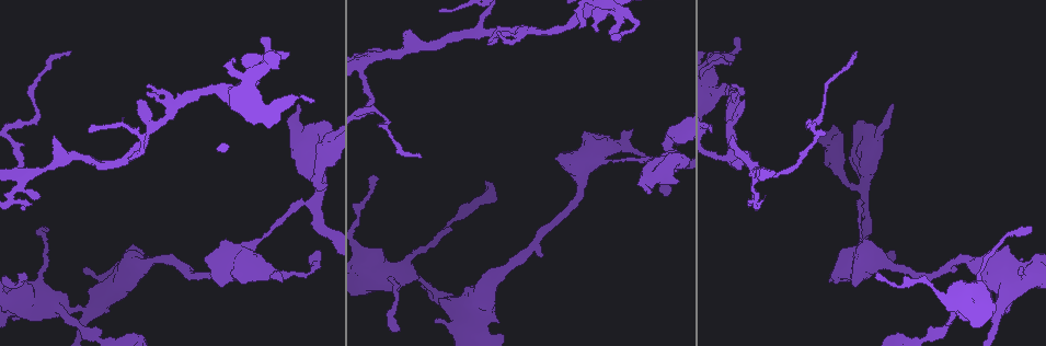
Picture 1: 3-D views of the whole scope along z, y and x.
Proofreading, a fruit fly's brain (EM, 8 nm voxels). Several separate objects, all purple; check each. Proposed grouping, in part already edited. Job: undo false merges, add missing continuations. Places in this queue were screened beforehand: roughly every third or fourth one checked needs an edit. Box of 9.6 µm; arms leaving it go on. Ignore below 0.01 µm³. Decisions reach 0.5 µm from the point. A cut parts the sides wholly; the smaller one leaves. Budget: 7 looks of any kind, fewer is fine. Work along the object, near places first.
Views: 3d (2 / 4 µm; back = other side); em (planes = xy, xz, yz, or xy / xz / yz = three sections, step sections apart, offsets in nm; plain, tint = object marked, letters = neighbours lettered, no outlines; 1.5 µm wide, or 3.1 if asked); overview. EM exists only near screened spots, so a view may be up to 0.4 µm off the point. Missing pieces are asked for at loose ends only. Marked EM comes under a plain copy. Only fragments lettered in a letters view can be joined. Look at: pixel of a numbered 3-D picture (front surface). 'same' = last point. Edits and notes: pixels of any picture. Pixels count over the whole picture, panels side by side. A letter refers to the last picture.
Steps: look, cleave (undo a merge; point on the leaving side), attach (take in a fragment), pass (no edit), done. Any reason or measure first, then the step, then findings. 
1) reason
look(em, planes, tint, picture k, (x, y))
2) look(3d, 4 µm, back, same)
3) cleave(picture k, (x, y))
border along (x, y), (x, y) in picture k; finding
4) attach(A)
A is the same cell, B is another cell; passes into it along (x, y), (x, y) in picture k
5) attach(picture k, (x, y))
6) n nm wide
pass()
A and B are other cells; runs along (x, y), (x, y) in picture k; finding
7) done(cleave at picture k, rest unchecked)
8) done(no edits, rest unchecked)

long arm stops here
look(em, yz, step 4, tint, picture 1, (318, 250))

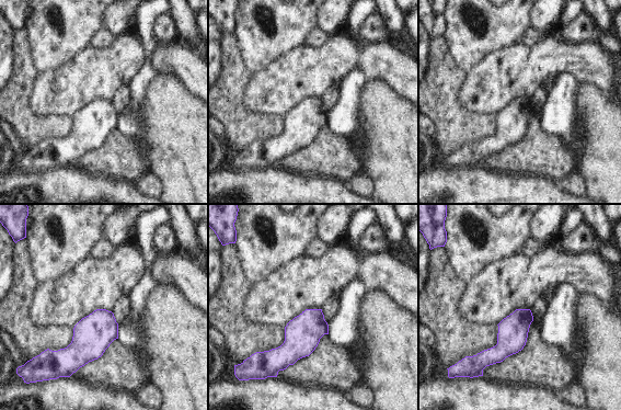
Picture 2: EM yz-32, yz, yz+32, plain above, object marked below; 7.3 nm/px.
look(em, planes, letters, same)

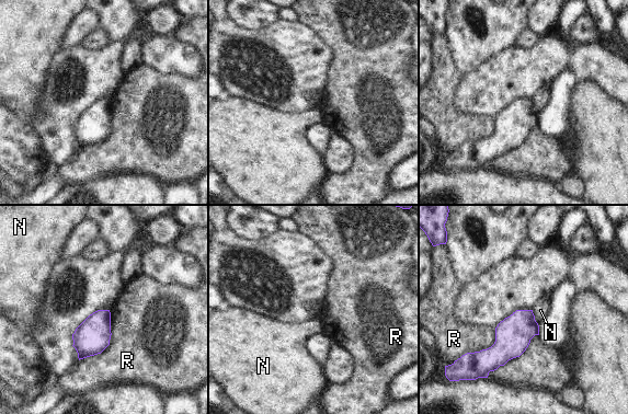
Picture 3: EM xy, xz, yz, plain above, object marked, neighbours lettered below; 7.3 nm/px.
pass()
N and R are other cells; border along (110, 310), (110, 343), (79, 360) in picture 3; none of them fits

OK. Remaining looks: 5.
look(3d, 4 µm, picture 1, (730, 63))

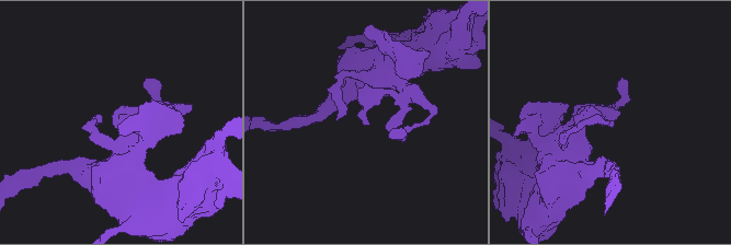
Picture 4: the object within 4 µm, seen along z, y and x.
need the tissue
look(em, planes, letters, picture 4, (369, 124))

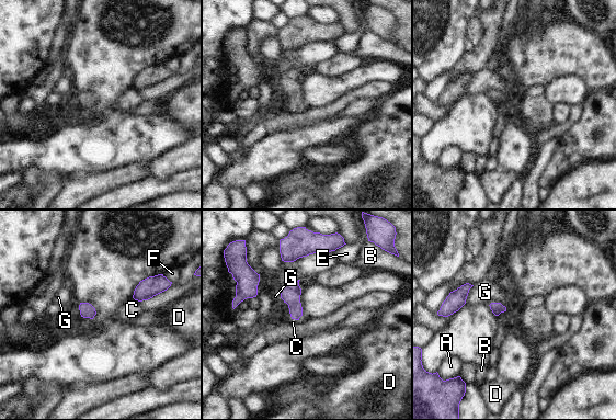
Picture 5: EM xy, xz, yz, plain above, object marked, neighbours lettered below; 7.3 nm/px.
pass()
A, B, C, D, E, F and G are other cells; border along (133, 297), (139, 302) in picture 5; none of them fits

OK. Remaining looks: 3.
branch stops here
look(em, planes, tint, picture 1, (158, 93))

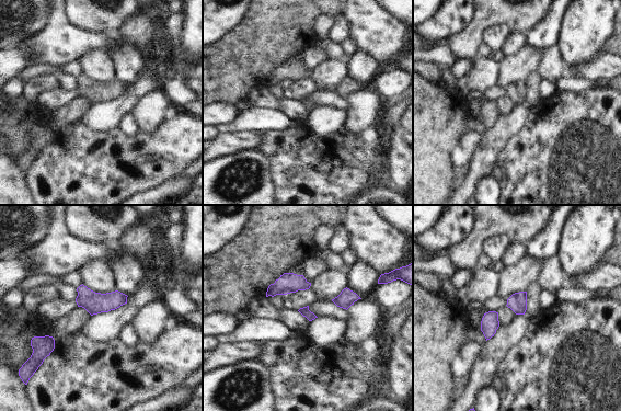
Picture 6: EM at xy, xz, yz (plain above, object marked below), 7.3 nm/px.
look(em, planes, letters, same)

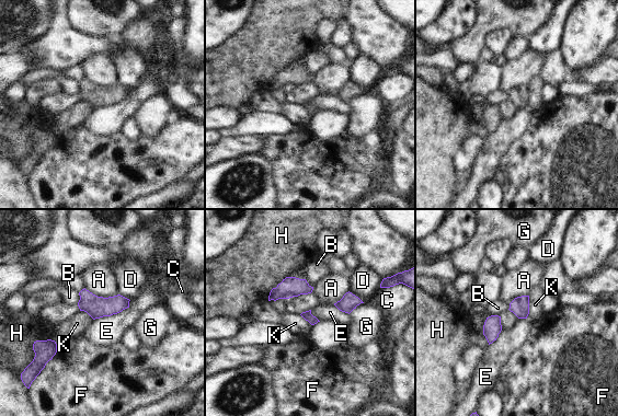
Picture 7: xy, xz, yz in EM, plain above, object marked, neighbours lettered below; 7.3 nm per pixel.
E touches over 260 nm
pass()
A, B, C, D, E, F, G, H and K are other cells; no lettered fragment goes on from it

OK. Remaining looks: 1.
done(no edits, rest unchecked)

